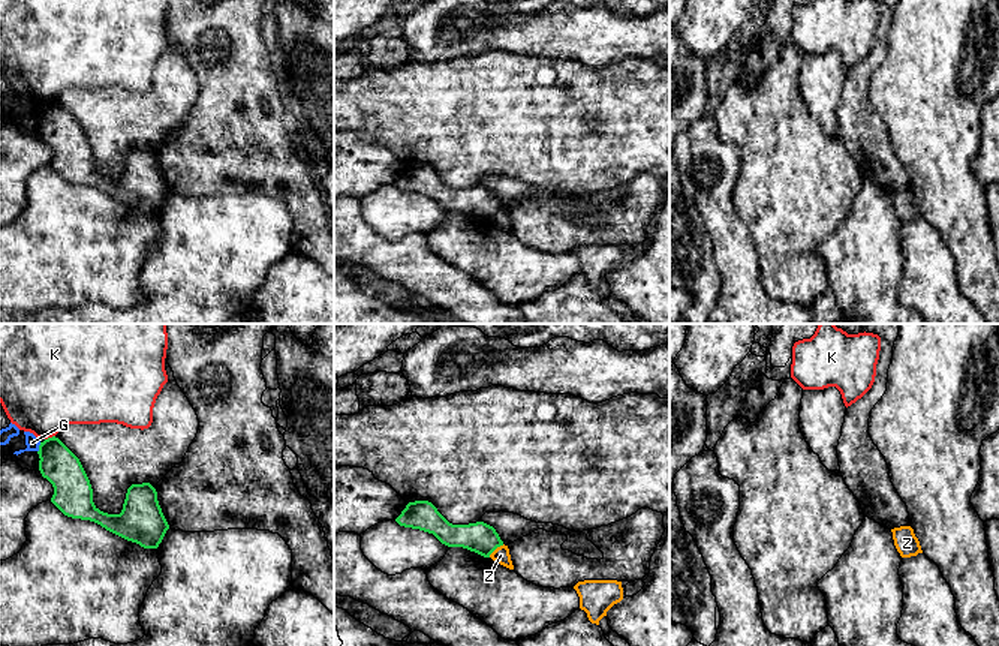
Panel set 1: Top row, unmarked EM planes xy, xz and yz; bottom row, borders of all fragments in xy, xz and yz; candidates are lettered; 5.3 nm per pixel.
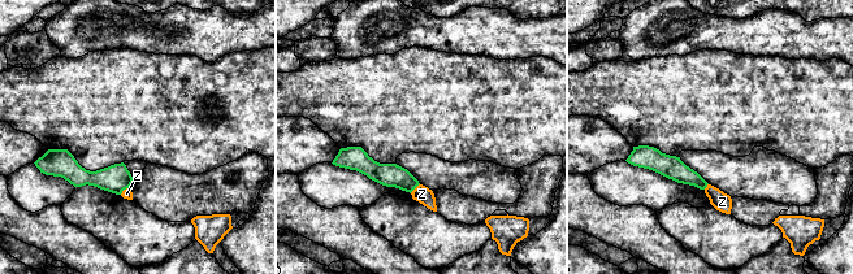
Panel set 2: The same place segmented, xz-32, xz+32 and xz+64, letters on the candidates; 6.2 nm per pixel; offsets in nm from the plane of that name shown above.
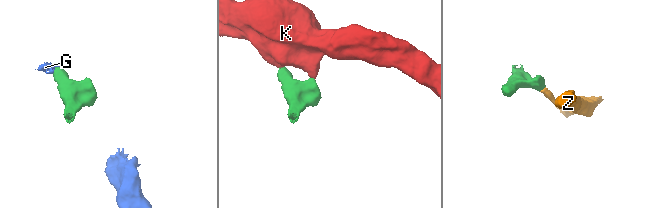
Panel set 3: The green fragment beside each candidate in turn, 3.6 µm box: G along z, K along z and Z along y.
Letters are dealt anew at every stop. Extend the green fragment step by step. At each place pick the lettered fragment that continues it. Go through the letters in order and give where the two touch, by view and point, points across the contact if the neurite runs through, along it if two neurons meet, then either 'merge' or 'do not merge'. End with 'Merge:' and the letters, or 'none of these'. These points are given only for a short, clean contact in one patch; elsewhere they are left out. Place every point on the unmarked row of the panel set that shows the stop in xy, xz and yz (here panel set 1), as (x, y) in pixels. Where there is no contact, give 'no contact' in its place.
G: contact xy (39, 111); border xy (41, 107), (38, 116); do not merge
K: contact xy (50, 102); do not merge
Z: contact xz (496, 212); border xz (503, 209), (489, 221); do not merge
Merge: none of these

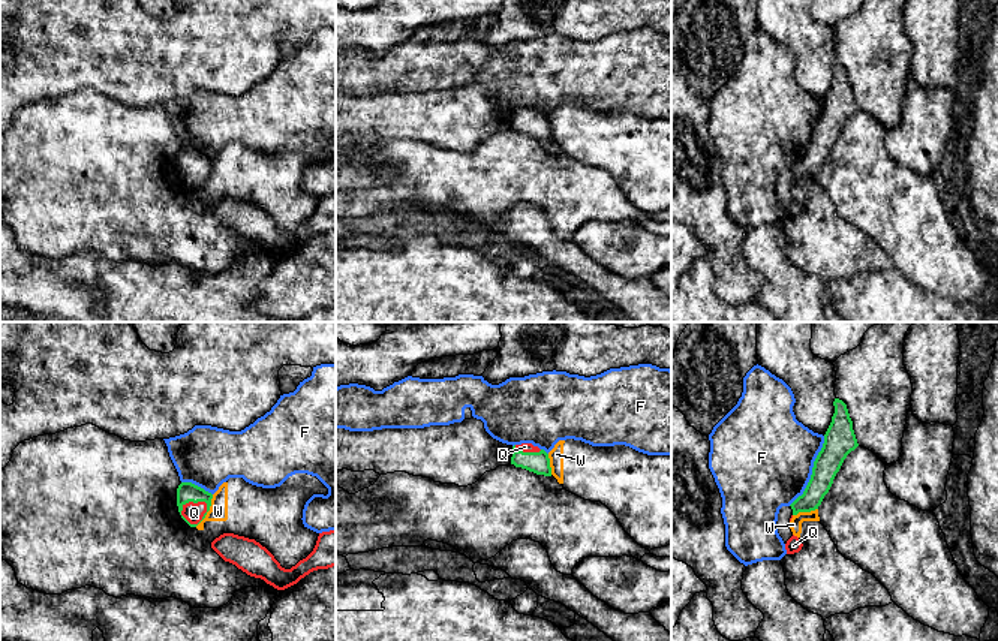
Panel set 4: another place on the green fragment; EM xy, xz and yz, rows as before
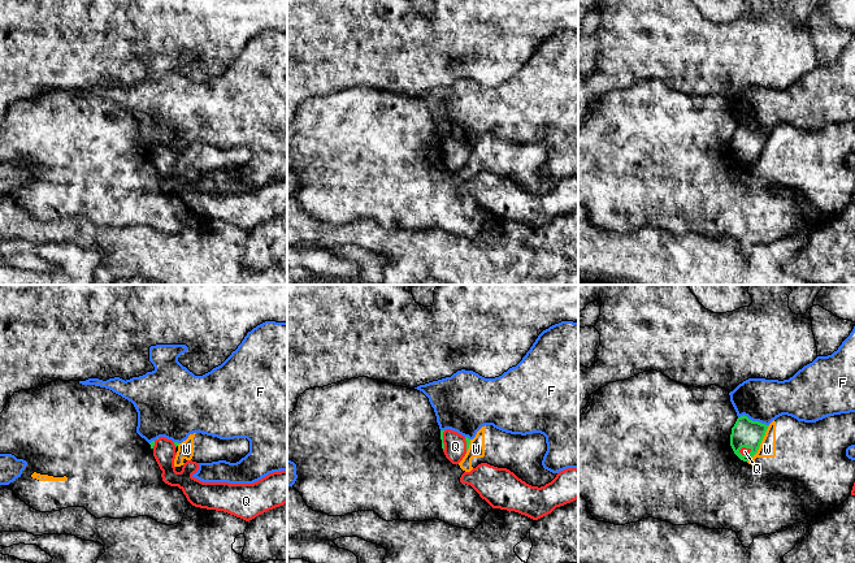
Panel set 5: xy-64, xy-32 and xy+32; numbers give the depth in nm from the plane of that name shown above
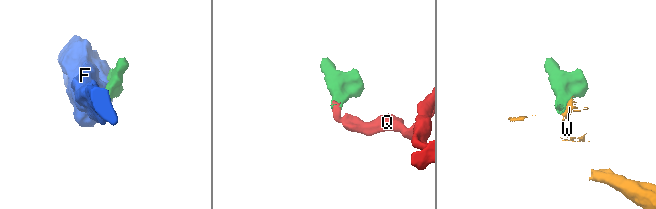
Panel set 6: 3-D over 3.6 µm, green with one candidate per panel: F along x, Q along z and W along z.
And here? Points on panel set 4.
F: contact yz (812, 137); do not merge
Q: contact xy (191, 165); way xy (186, 156), (191, 165), (194, 177); merge
W: contact xy (209, 174); border xy (213, 159), (210, 174), (195, 190); do not merge
Merge: Q

